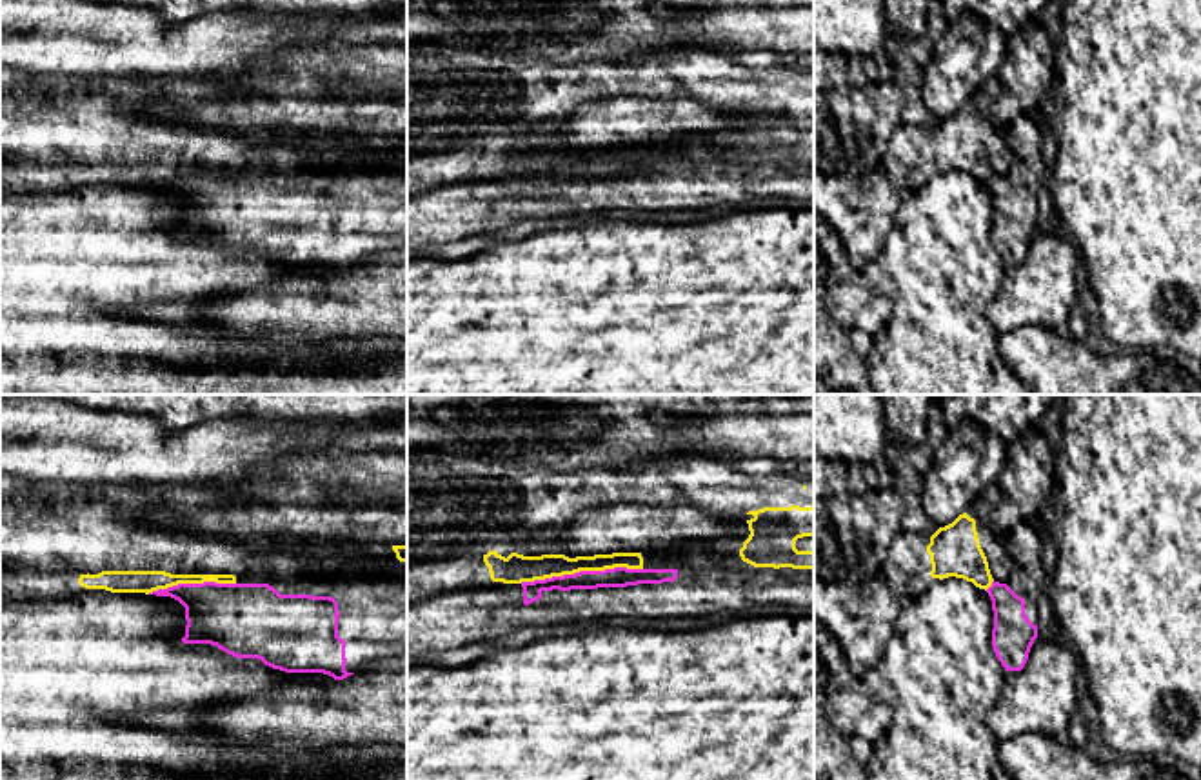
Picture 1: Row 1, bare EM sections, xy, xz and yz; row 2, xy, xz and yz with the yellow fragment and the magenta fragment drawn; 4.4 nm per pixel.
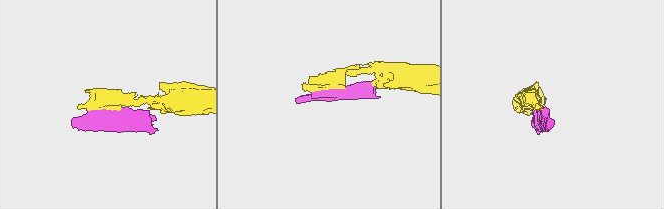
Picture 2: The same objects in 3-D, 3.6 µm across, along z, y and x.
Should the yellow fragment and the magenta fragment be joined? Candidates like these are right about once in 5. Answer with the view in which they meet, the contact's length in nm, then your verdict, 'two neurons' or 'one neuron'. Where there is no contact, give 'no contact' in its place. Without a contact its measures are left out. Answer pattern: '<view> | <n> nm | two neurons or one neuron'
xz | 550 nm | two neurons

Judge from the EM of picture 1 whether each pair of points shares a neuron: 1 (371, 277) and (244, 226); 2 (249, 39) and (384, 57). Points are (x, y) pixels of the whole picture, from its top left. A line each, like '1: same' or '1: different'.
1: different
2: different

